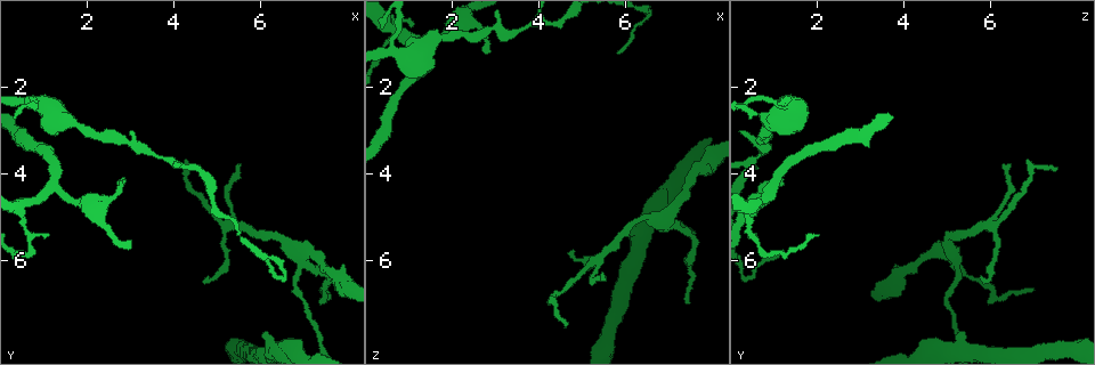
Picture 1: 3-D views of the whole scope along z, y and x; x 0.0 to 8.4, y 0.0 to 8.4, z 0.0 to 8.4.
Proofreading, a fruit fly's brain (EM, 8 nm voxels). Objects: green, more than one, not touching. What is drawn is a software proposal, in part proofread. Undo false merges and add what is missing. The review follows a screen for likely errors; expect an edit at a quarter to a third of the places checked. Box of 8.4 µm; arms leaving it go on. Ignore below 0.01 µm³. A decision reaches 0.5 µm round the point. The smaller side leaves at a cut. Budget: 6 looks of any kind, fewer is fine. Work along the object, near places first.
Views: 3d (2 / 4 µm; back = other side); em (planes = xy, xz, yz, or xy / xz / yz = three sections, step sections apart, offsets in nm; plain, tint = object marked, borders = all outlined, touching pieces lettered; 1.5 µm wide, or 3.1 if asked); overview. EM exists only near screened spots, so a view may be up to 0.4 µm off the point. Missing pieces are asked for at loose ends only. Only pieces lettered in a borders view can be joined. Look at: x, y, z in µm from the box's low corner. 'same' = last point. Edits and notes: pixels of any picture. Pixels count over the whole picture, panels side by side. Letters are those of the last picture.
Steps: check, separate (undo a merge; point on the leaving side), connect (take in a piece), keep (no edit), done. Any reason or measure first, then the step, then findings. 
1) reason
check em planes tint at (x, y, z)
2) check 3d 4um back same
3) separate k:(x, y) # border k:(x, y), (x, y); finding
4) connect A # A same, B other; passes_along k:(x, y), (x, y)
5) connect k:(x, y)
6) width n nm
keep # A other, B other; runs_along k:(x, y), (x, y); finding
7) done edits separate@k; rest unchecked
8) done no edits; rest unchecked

end of a long branch
check em planes borders at (7.45, 6.70, 6.95)

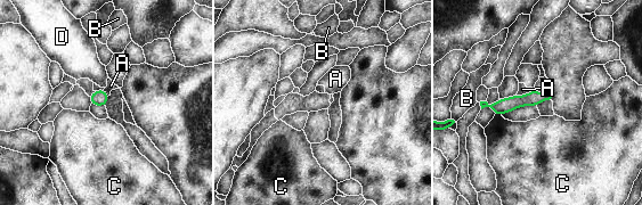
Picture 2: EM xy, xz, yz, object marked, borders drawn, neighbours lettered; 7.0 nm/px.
longest_contact A 130 nm
keep # A other, B other, C other, D other; runs_along 2:(550, 95), (502, 106), (484, 104); no lettered piece goes on from it

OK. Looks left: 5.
branch stops here
check 3d 2um at (2.85, 4.05, 1.25)

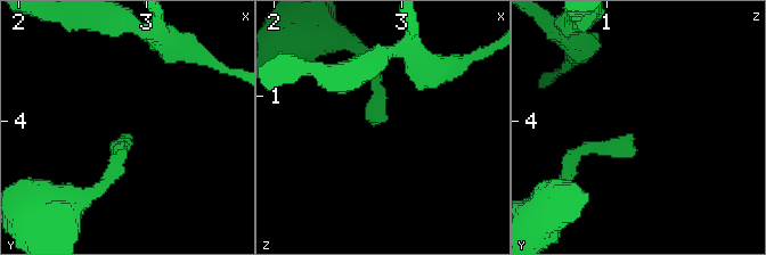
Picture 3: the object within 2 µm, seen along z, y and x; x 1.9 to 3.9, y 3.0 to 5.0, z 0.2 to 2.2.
check em yz step 8 borders at (2.88, 4.12, 1.22)

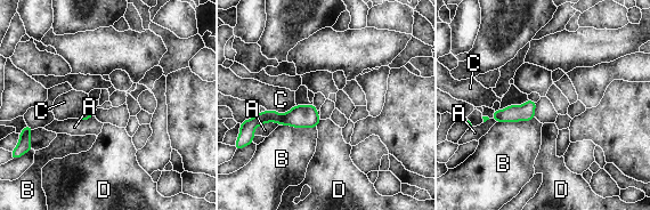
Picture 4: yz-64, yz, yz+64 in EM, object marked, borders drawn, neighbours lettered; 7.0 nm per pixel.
width 120 nm
keep # A other, B other, C other, D other; border 4:(535, 118), (530, 120), (496, 122); none of them fits

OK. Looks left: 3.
abrupt turn
check em xz step 4 plain at (0.70, 2.35, 1.20)

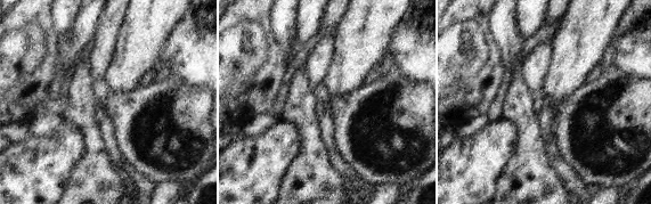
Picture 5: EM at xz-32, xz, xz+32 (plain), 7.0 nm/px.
with the object marked
check em xz step 4 tint same

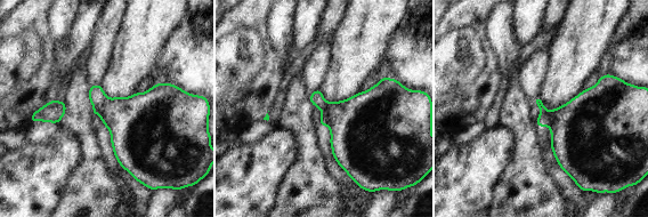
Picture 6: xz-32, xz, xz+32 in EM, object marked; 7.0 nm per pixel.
check em xz step 4 borders same

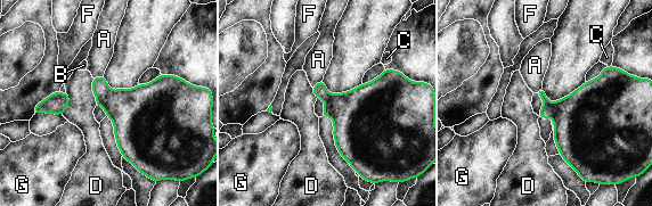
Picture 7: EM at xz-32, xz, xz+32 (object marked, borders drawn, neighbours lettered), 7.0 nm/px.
longest_contact D 190 nm
separate 7:(135, 113) # A other, B other, C other, D other, F other, G other; border 7:(111, 90), (103, 97), (97, 98); two neurons meet here

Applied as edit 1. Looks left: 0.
done edits separate@7; rest unchecked

